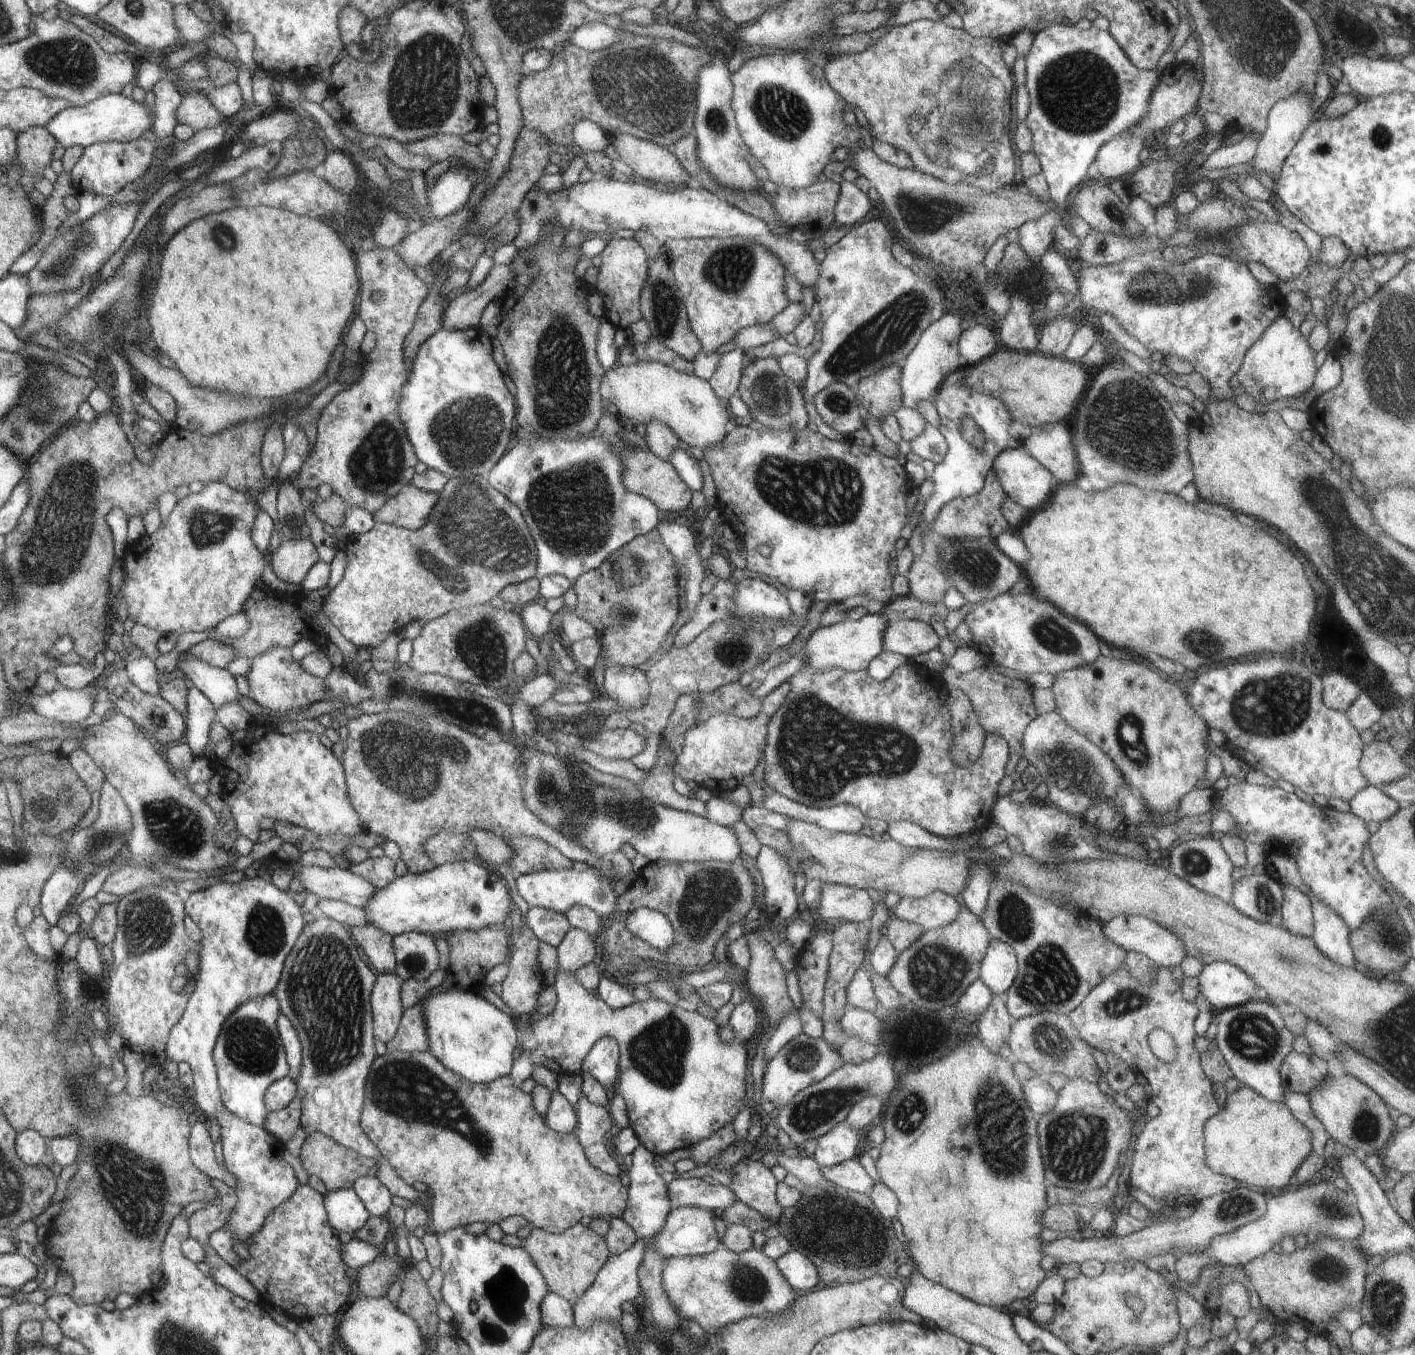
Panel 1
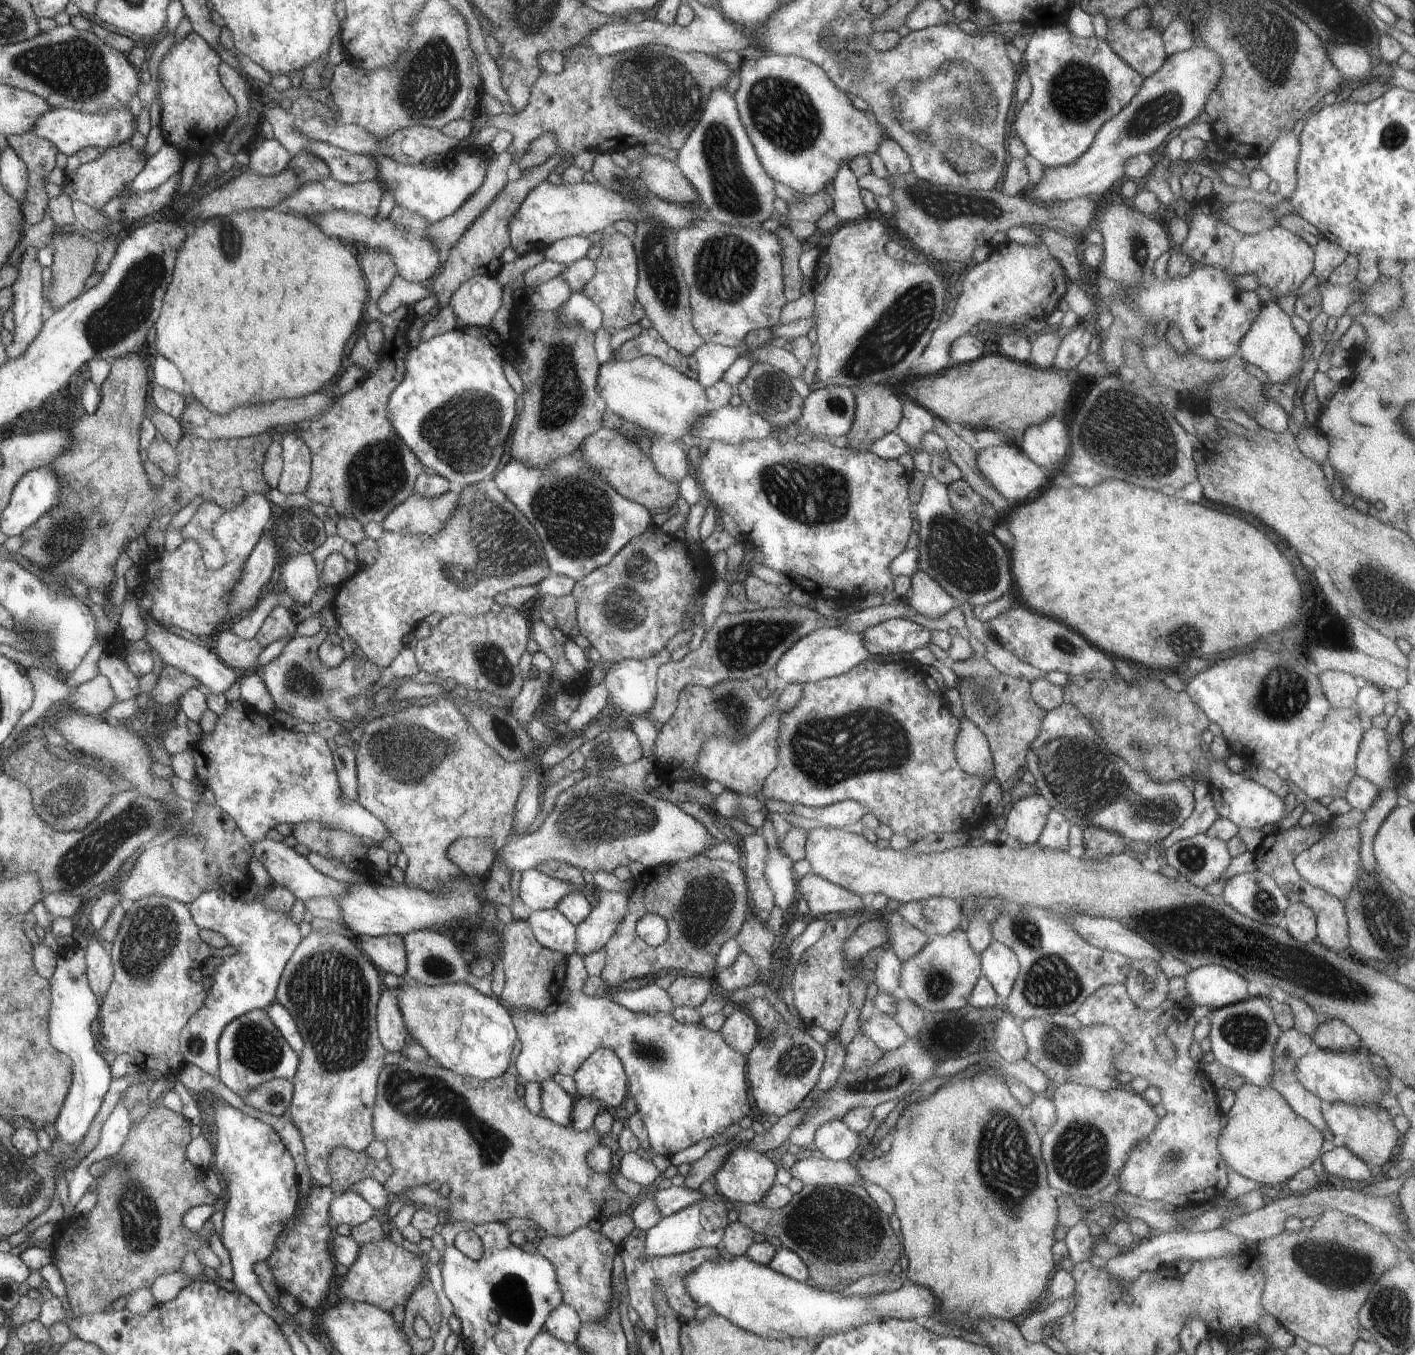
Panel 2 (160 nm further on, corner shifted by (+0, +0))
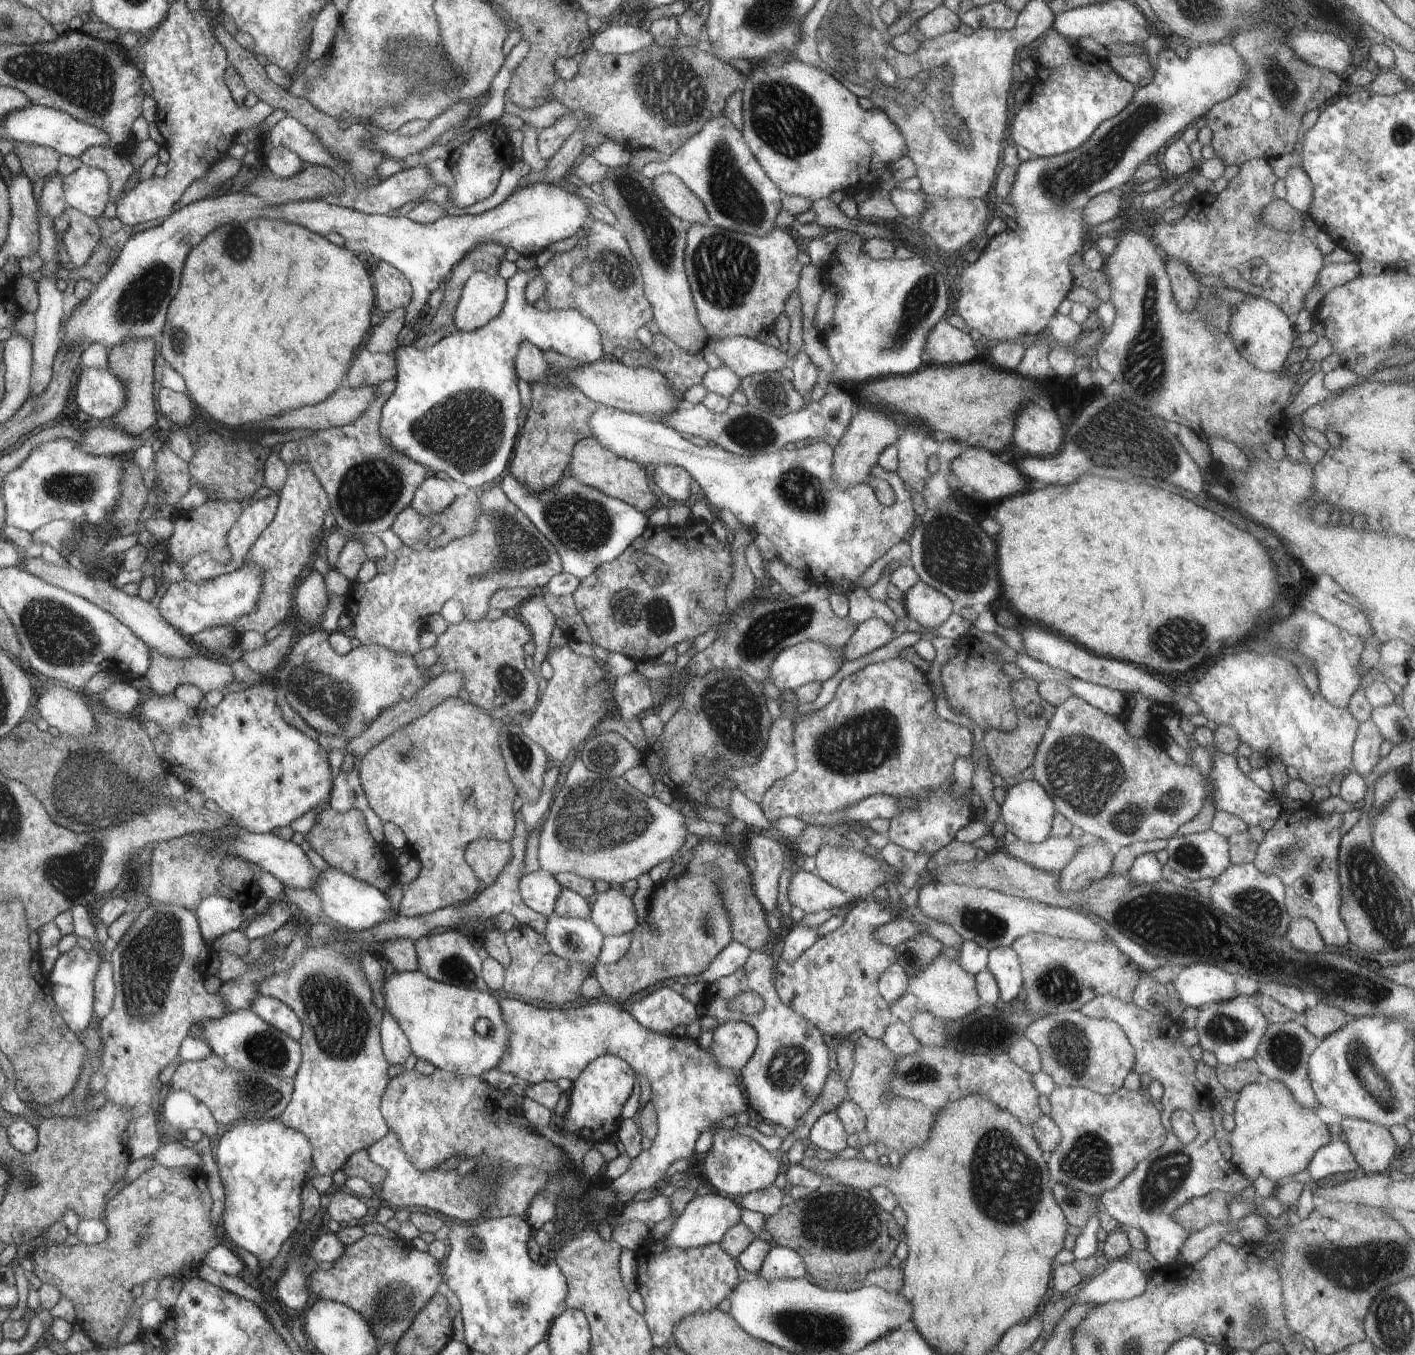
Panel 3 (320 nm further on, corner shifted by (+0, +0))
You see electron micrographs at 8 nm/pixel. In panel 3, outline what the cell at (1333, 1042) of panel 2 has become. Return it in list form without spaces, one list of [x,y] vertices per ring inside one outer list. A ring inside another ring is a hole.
[[[1319,1001],[1304,1011],[1306,1030],[1317,1037],[1325,1037],[1348,1023],[1348,1014],[1329,1002]]]

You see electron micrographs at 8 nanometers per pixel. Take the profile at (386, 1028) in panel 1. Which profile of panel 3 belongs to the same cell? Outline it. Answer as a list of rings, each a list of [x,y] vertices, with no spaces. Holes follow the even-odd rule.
[[[387,1010],[384,1013],[382,1022],[382,1045],[384,1054],[392,1064],[402,1064],[410,1056],[410,1045],[407,1034]]]

